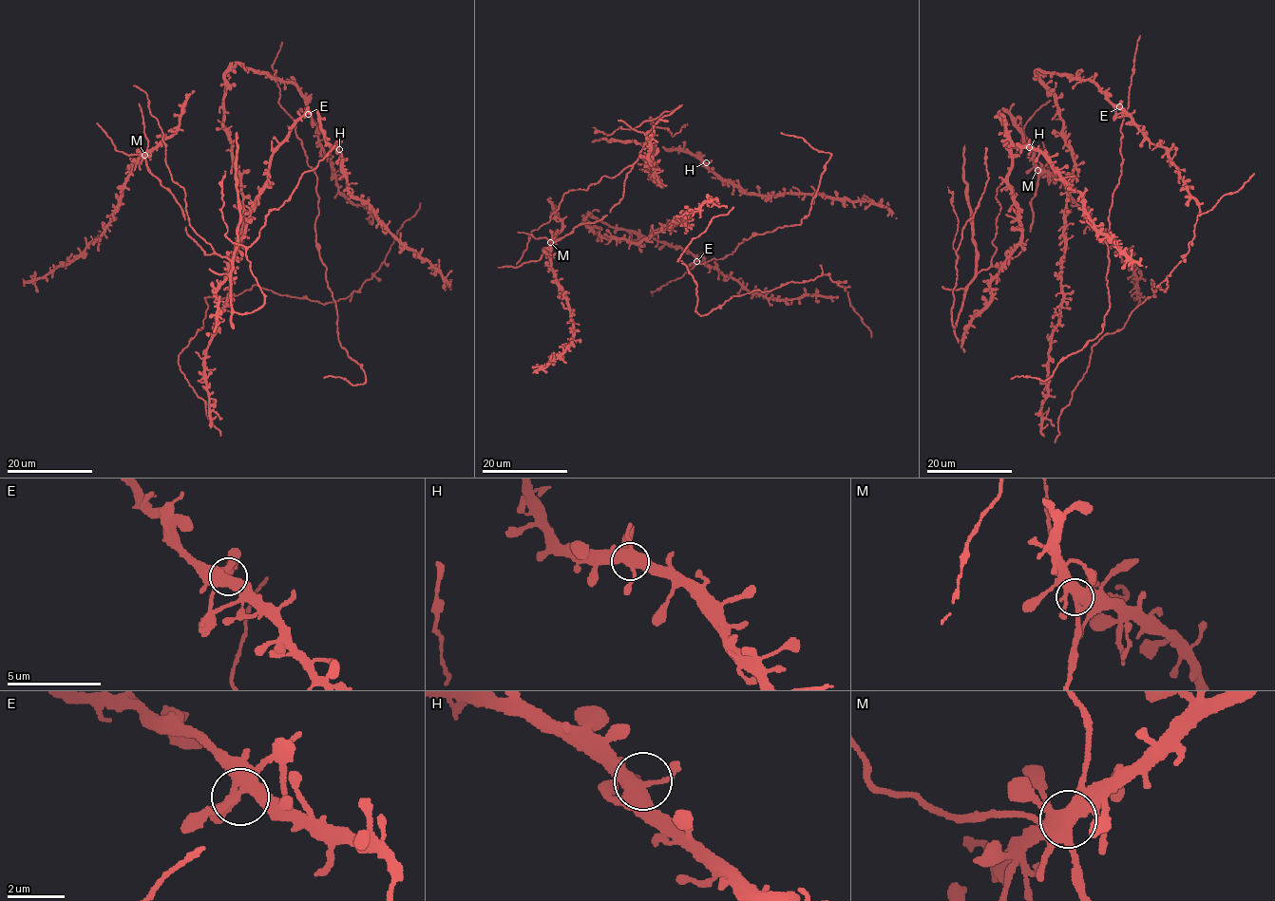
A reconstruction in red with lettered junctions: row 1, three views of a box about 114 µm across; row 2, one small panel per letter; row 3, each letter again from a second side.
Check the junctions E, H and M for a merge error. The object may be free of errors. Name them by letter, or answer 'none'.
none

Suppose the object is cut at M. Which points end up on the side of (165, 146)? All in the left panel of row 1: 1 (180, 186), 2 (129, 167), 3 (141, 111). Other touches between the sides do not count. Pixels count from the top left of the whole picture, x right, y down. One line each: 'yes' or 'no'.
1: yes
2: yes
3: no

